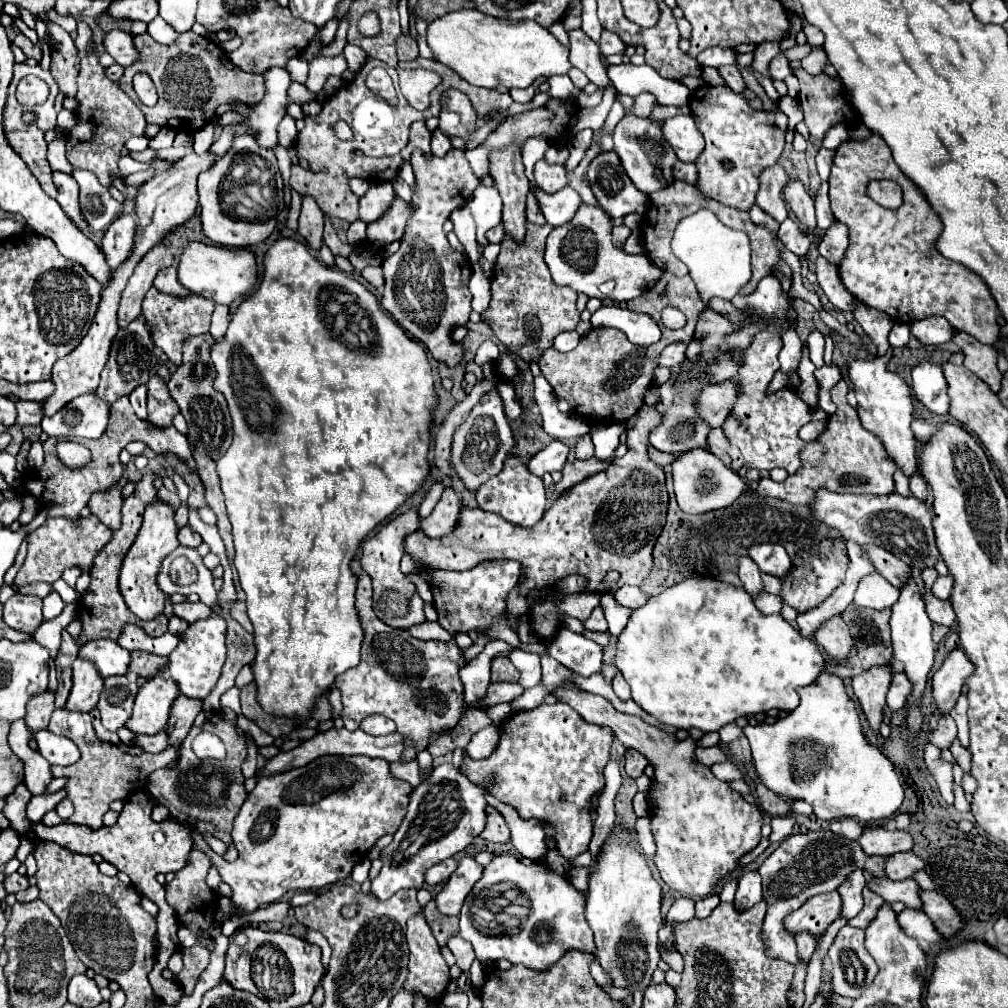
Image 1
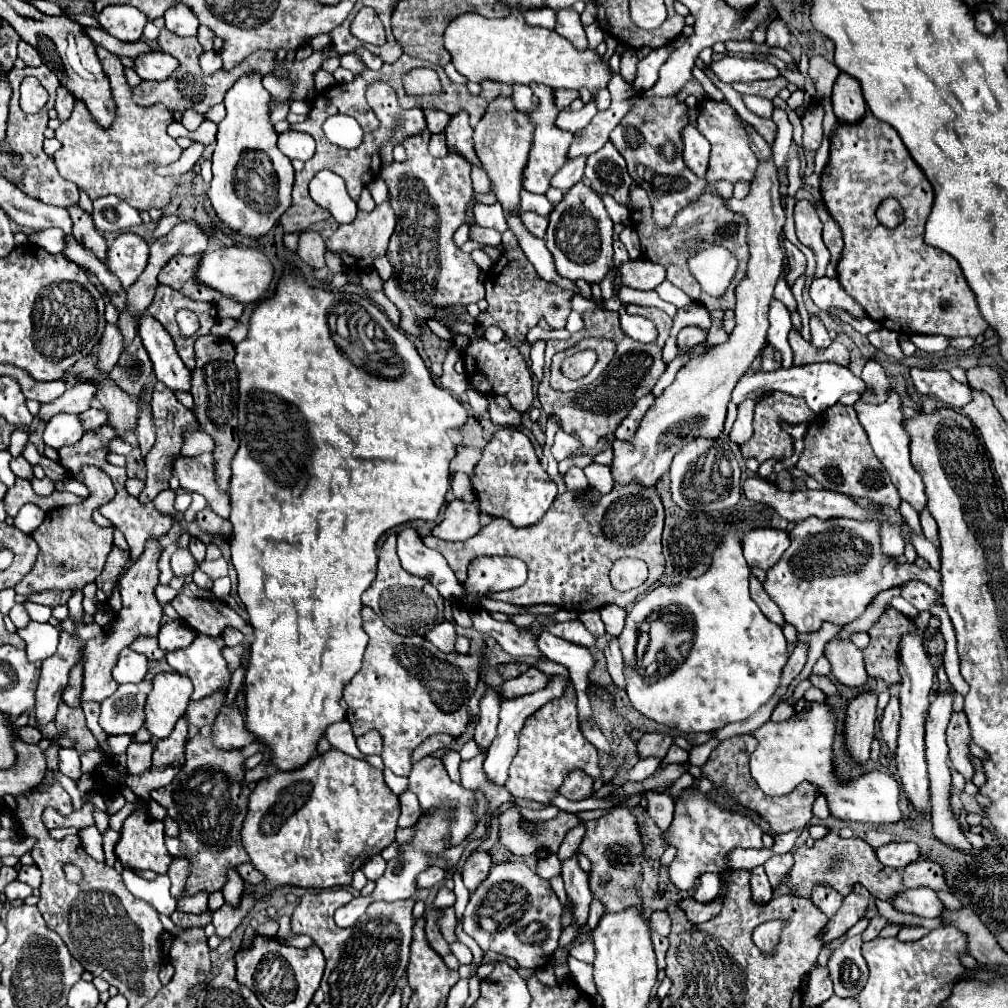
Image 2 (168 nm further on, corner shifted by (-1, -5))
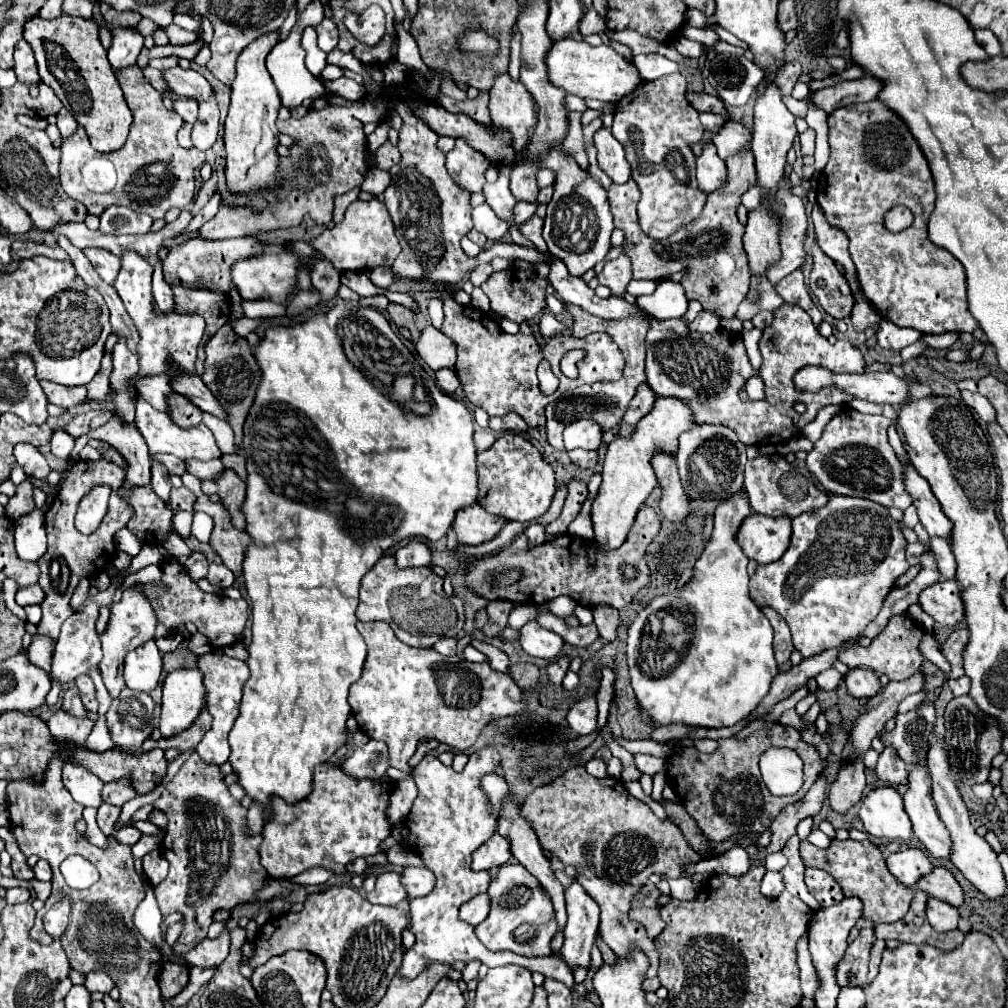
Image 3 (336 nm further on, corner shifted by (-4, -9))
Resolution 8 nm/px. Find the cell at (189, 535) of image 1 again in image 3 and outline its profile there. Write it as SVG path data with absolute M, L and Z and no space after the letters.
M192 553L186 563L184 563L188 575L192 577L192 581L198 581L198 579L204 579L206 573L208 573L208 561L202 553Z

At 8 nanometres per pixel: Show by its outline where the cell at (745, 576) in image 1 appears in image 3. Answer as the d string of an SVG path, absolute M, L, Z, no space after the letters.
M764 607L762 611L764 611L764 615L768 617L768 621L774 629L774 659L778 661L778 665L782 665L790 659L790 655L794 651L790 629L788 629L786 621L782 621L782 617L778 617L778 613L774 613L774 609Z

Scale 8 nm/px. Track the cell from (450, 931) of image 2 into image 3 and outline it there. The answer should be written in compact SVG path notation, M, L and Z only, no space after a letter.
M484 747L478 753L470 755L470 761L466 763L462 773L456 773L451 766L442 765L438 757L426 755L418 767L412 771L414 783L418 787L418 797L414 799L414 805L410 809L410 815L406 817L408 827L408 847L418 857L422 857L422 863L436 875L436 887L432 893L420 899L410 899L410 929L416 935L416 943L412 949L406 951L400 973L410 979L422 973L430 963L452 963L452 961L482 961L488 967L502 967L508 963L522 965L530 971L538 971L544 977L552 977L562 981L568 989L578 991L580 995L586 993L584 985L574 985L574 975L570 967L558 957L522 957L510 951L492 953L488 951L478 937L474 935L474 927L470 923L464 923L458 917L458 909L462 903L470 901L474 895L488 891L488 885L492 881L490 871L472 871L472 851L476 851L486 839L490 839L496 831L496 817L490 811L490 801L486 793L480 789L480 779L488 773L496 773L500 767L500 759L496 747Z

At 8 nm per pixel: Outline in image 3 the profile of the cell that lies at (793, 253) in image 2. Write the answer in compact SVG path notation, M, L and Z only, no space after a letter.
M800 269L794 271L794 273L790 273L784 281L778 281L778 283L774 285L774 289L776 289L776 293L778 293L786 303L794 303L794 305L802 307L802 309L812 317L812 321L814 321L816 325L820 325L822 313L820 313L818 307L814 305L810 293L808 293L808 289L806 289L804 275L802 275Z

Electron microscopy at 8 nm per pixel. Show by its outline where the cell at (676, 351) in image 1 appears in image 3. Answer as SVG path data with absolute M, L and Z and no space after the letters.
M702 309L698 317L690 323L690 329L700 331L700 333L714 333L714 329L718 327L720 327L720 317L710 309Z

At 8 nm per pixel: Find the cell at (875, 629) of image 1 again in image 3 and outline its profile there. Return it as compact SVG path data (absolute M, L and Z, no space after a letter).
M898 615L898 617L890 617L886 629L878 633L878 637L874 637L868 647L852 645L850 649L842 649L838 659L848 667L870 669L878 675L888 675L890 681L900 681L920 671L920 665L924 661L924 655L918 651L920 639L922 639L922 629L918 629L918 625L914 625L914 621L910 621L908 615Z

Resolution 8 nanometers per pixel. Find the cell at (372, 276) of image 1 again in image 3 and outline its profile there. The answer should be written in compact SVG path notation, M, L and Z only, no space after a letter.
M376 295L376 297L364 297L360 299L360 303L364 307L372 307L372 309L378 309L378 311L384 311L388 307L388 299L384 295Z

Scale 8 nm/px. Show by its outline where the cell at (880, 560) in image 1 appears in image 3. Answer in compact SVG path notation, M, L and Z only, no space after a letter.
M941 574L938 583L920 593L920 605L936 623L958 625L964 619L960 589L954 579L946 579Z

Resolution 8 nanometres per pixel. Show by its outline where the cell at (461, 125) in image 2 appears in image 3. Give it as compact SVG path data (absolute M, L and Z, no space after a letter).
M458 139L456 147L446 155L446 169L450 177L454 179L454 183L458 183L458 187L466 189L468 193L482 191L482 185L486 181L484 171L488 167L490 161L482 153L466 145L466 141L462 139Z

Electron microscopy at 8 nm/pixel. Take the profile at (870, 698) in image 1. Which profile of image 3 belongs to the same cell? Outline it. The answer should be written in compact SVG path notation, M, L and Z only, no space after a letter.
M854 761L854 763L846 763L840 767L836 781L830 785L830 793L828 793L828 801L832 811L846 815L860 799L862 793L866 789L866 775L864 775L864 765L862 761Z

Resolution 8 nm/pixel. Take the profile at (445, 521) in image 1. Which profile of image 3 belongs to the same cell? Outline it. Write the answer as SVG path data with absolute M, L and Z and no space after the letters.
M470 505L458 511L454 521L454 531L460 545L480 545L494 539L506 519L494 517L482 509L482 505Z

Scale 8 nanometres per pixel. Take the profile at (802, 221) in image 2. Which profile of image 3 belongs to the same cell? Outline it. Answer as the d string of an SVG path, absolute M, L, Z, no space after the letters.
M812 245L814 267L810 273L810 289L818 297L818 303L834 319L846 319L852 313L854 295L846 277L838 271L834 261L822 253L822 249Z

